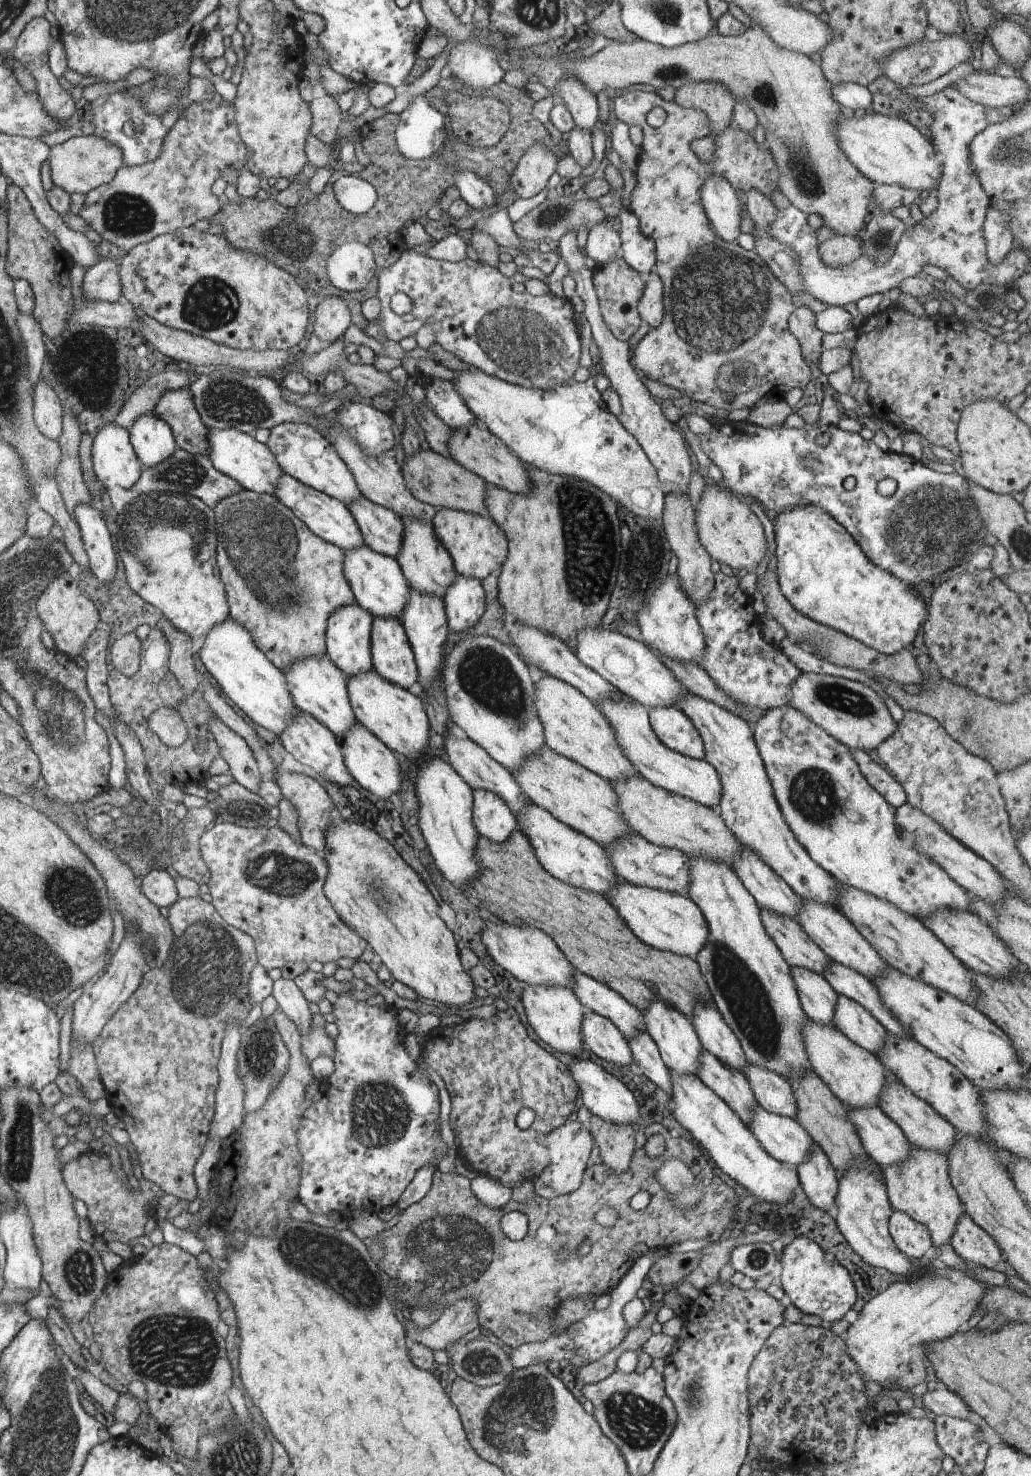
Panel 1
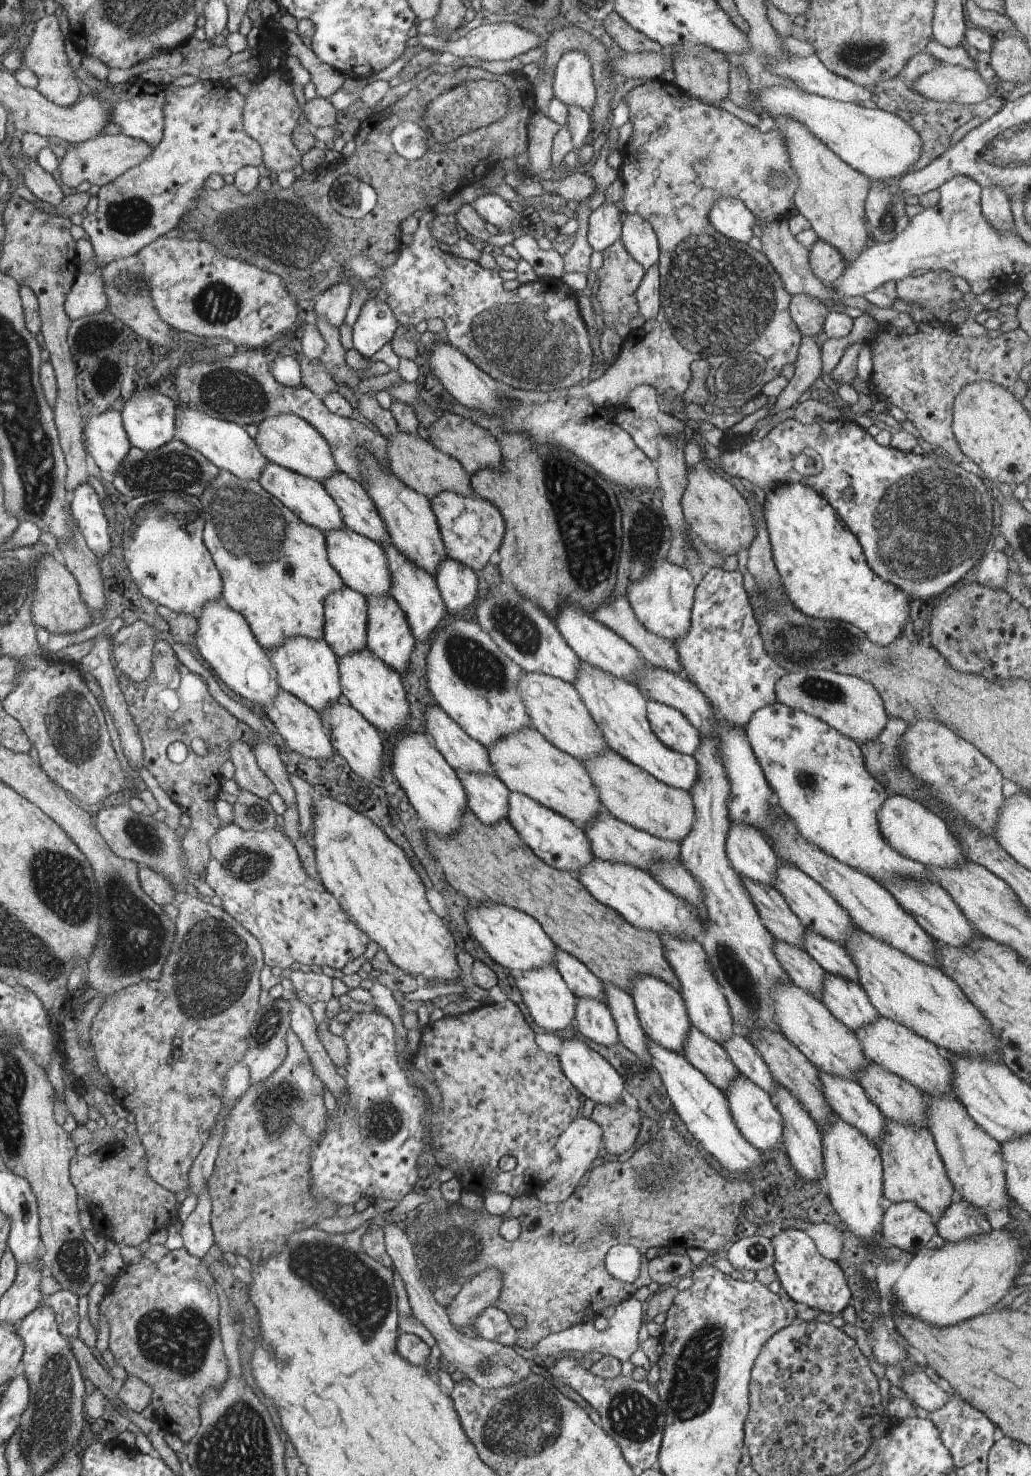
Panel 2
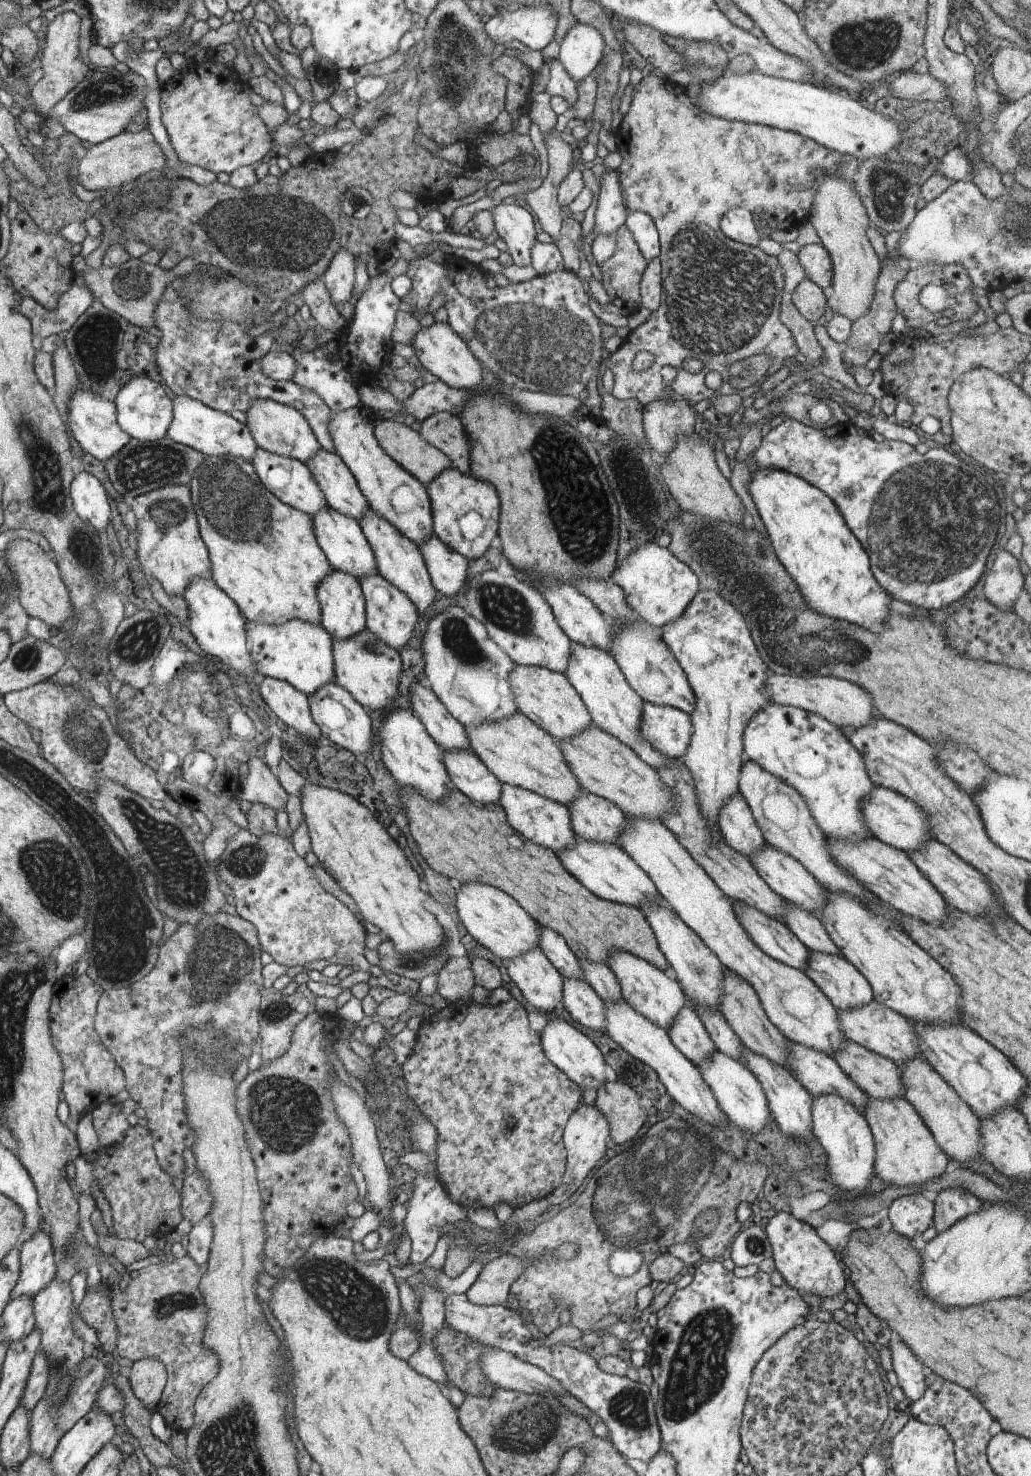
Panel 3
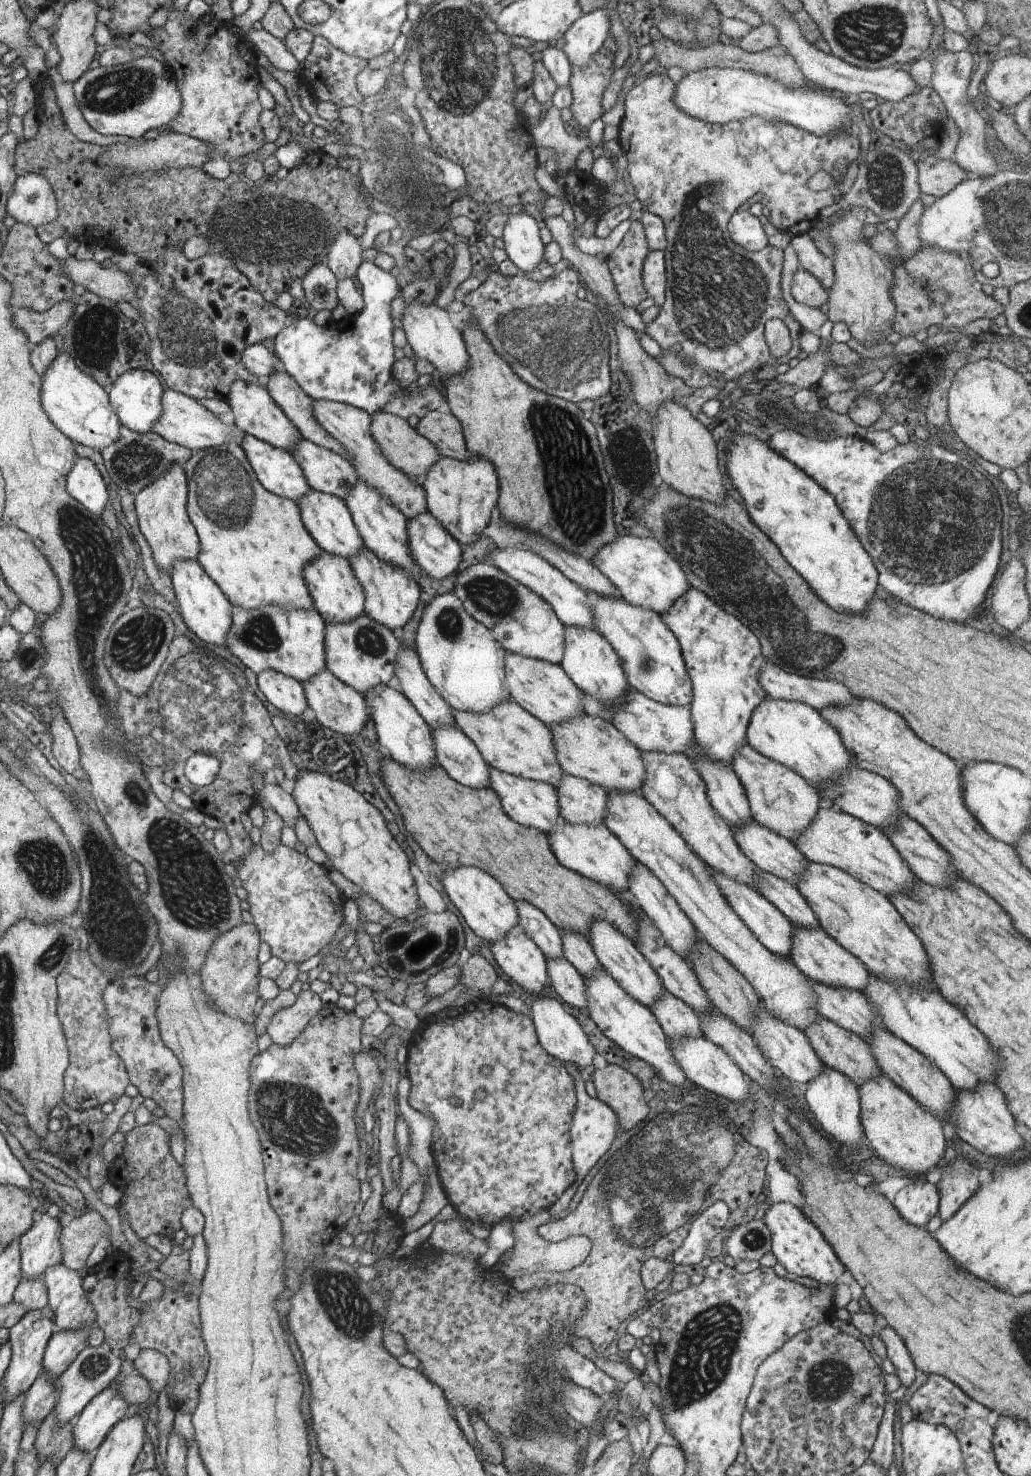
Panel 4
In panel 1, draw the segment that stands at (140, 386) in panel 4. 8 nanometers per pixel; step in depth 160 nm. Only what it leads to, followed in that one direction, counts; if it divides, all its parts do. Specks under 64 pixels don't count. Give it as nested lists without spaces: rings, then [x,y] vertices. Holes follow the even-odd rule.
[[[152,412],[141,414],[129,428],[129,435],[144,467],[161,463],[177,450],[170,424]]]

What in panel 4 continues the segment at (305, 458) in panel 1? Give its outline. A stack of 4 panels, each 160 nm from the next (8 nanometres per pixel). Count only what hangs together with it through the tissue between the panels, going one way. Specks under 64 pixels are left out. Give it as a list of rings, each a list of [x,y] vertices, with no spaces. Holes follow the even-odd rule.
[[[235,380],[232,384],[225,402],[231,408],[229,419],[235,426],[246,435],[258,437],[260,440],[289,450],[295,447],[298,439],[301,439],[301,432],[293,423],[285,411],[270,396],[266,384],[248,383],[243,380]]]

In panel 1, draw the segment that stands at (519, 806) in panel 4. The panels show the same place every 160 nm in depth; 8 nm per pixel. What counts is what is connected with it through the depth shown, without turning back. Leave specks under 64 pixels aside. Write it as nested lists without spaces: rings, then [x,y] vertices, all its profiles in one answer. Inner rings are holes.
[[[530,802],[517,814],[518,828],[527,836],[540,864],[554,878],[587,891],[605,892],[619,880],[611,867],[607,852],[597,842],[555,819],[547,810]]]

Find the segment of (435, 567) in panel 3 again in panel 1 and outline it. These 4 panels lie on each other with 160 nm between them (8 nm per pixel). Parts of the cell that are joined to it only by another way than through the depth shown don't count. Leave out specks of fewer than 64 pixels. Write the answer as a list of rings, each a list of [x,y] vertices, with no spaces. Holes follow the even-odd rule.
[[[456,575],[443,596],[448,628],[466,632],[474,627],[486,610],[486,594],[478,579]],[[465,630],[465,631],[464,631]]]

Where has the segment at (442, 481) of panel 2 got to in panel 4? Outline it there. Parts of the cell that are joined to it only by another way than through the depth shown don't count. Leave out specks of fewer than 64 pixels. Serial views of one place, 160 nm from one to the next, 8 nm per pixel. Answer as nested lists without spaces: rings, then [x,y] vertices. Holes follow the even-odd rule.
[[[376,411],[372,415],[372,435],[381,448],[382,454],[393,464],[396,468],[401,469],[409,478],[415,476],[424,476],[429,468],[436,464],[440,459],[437,447],[423,437],[416,428],[412,428],[405,418],[394,413],[386,411]]]

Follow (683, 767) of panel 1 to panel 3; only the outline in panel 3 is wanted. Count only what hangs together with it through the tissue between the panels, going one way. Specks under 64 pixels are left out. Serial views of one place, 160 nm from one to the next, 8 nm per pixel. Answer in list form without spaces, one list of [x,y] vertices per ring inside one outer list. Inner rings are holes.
[[[571,643],[569,663],[564,674],[584,701],[591,714],[593,724],[621,740],[627,747],[633,748],[636,755],[656,770],[662,765],[667,765],[670,761],[676,761],[652,748],[651,744],[642,738],[640,719],[644,700],[628,684],[622,669],[610,652],[582,643]]]

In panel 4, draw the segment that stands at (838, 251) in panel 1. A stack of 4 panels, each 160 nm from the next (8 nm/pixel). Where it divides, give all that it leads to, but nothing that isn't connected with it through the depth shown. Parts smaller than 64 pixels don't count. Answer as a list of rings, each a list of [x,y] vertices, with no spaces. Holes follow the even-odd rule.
[[[808,233],[793,237],[791,244],[798,256],[798,266],[813,274],[820,284],[829,291],[835,283],[833,260],[818,250]]]

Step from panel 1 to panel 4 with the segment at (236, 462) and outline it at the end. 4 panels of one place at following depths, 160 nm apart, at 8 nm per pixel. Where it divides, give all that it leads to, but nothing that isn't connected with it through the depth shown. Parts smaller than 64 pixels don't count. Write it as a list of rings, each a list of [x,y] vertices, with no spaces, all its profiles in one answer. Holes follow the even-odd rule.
[[[167,388],[161,401],[163,408],[161,418],[151,428],[151,431],[171,443],[182,445],[191,451],[197,451],[217,447],[230,441],[234,441],[241,446],[246,436],[230,419],[214,415],[214,413],[186,393]]]

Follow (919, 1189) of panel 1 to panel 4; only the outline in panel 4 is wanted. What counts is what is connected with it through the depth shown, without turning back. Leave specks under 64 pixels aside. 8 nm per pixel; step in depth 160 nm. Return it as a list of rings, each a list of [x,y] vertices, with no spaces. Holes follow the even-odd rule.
[[[876,1073],[858,1088],[861,1125],[866,1142],[870,1142],[876,1156],[912,1174],[927,1175],[936,1167],[946,1148],[941,1120],[884,1074]]]

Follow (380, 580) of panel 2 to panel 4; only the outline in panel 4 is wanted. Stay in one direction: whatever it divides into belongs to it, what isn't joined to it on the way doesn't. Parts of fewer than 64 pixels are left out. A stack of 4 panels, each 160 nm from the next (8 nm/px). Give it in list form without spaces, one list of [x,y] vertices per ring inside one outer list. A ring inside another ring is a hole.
[[[310,489],[301,499],[297,500],[301,509],[302,522],[309,531],[310,536],[319,544],[322,551],[334,553],[336,556],[353,557],[364,547],[361,533],[353,521],[353,515],[348,505],[340,497]]]

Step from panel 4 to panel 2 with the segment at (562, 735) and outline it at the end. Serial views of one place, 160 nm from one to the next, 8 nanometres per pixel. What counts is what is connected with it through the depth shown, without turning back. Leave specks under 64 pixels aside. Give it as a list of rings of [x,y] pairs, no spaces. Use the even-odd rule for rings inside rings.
[[[609,747],[580,762],[588,771],[604,809],[616,818],[667,841],[680,843],[689,836],[695,820],[695,808],[688,791],[659,781]]]

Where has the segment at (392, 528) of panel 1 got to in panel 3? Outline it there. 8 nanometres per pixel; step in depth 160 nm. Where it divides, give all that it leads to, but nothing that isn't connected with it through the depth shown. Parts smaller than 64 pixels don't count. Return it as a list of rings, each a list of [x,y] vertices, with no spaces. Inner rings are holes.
[[[321,449],[305,464],[312,470],[313,477],[325,493],[328,506],[358,521],[370,510],[357,477],[338,453]]]

